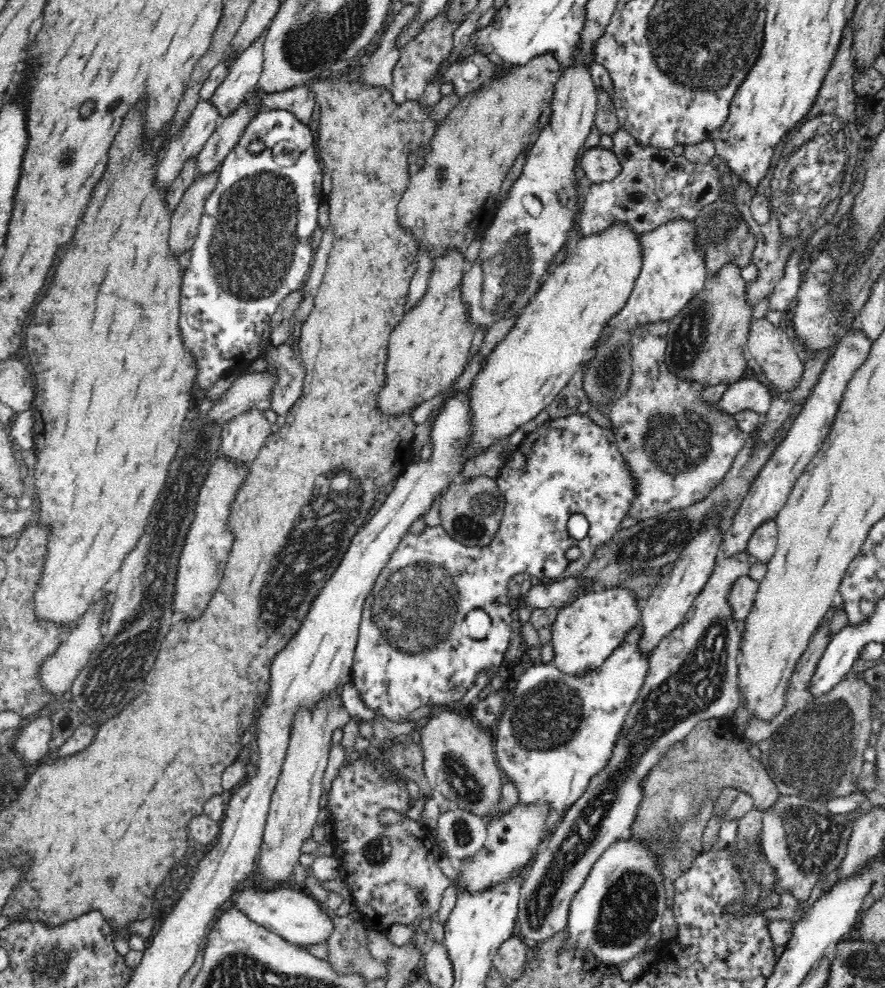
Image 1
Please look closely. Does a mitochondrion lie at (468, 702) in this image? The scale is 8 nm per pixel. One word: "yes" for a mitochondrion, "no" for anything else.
no

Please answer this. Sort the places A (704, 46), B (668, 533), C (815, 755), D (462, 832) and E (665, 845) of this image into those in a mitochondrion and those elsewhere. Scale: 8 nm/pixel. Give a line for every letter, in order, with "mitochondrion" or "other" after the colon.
A: mitochondrion
B: mitochondrion
C: mitochondrion
D: mitochondrion
E: mitochondrion

